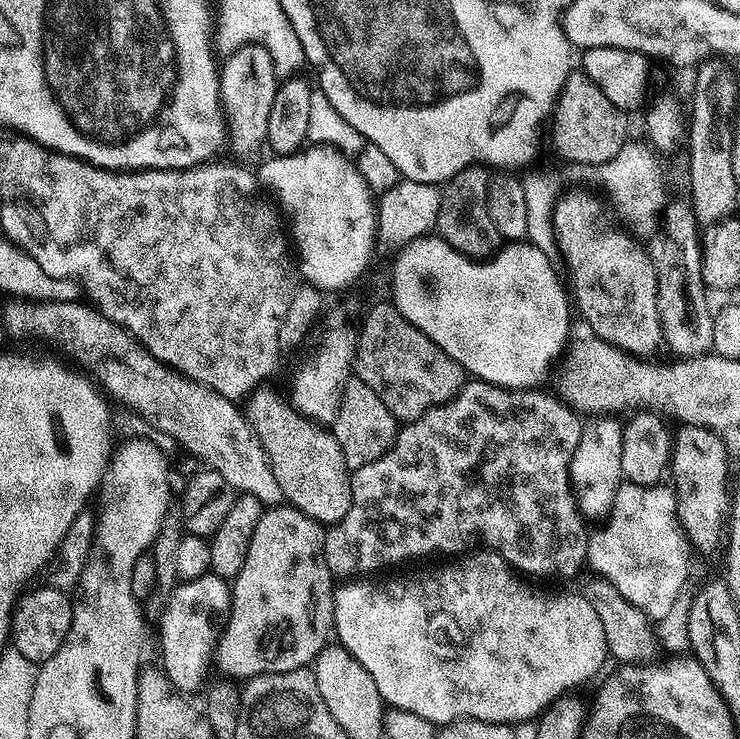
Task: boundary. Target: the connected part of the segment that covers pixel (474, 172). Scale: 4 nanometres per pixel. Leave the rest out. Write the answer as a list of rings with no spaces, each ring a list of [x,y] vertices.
[[[472,164],[466,170],[454,174],[454,178],[447,180],[439,189],[441,205],[438,207],[435,235],[440,235],[447,247],[477,262],[495,256],[502,247],[502,237],[498,230],[494,230],[494,222],[490,222],[490,214],[486,210],[489,175],[487,167]]]

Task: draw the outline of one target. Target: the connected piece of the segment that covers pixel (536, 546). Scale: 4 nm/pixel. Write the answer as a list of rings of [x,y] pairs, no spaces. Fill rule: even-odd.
[[[472,378],[465,383],[453,400],[426,410],[426,414],[422,414],[416,420],[407,421],[397,431],[392,449],[385,456],[370,462],[370,466],[362,466],[351,473],[352,501],[350,510],[346,510],[346,518],[331,525],[324,533],[325,568],[336,578],[364,578],[367,577],[364,576],[367,572],[376,572],[379,568],[392,568],[395,564],[404,564],[407,560],[418,559],[419,556],[432,556],[435,552],[441,552],[442,555],[448,556],[444,558],[452,558],[460,553],[468,554],[473,550],[484,549],[496,552],[517,573],[527,574],[529,577],[572,576],[580,567],[583,569],[588,559],[590,532],[589,529],[584,529],[585,517],[580,515],[580,509],[576,507],[570,469],[574,450],[578,450],[578,442],[582,438],[585,425],[580,424],[581,417],[569,408],[559,395],[553,394],[551,391],[549,391],[550,393],[540,391],[544,390],[499,388],[497,384],[488,384],[484,380]]]

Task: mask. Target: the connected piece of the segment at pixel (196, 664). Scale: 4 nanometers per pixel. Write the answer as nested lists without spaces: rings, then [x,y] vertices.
[[[206,575],[202,578],[185,580],[177,583],[172,595],[167,598],[160,616],[160,656],[164,672],[172,687],[181,694],[196,692],[209,679],[208,667],[211,669],[216,655],[216,643],[220,641],[220,633],[228,624],[228,615],[232,609],[232,589],[229,581],[221,576]]]

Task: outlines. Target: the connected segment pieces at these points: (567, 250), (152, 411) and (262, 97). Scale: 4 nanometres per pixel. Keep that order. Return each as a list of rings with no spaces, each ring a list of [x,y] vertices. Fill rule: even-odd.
[[[572,192],[569,196],[564,196],[555,201],[554,211],[552,214],[552,224],[556,230],[556,242],[559,251],[564,251],[564,256],[568,259],[568,274],[572,278],[572,290],[576,294],[576,306],[574,302],[574,308],[580,311],[580,316],[582,319],[588,323],[588,328],[593,337],[597,340],[605,340],[610,342],[612,345],[616,345],[623,349],[625,352],[631,352],[632,355],[644,356],[647,355],[648,351],[651,350],[652,344],[660,344],[662,337],[660,335],[660,315],[658,314],[658,304],[657,304],[657,286],[656,286],[656,265],[654,263],[653,257],[651,255],[647,256],[638,245],[635,244],[637,241],[633,239],[627,231],[624,232],[604,232],[604,228],[600,225],[600,218],[596,210],[596,204],[594,201],[590,200],[582,192]]]
[[[12,298],[9,301],[4,308],[4,328],[14,339],[37,340],[38,343],[61,352],[61,354],[56,353],[61,357],[69,356],[73,360],[71,363],[77,369],[87,373],[113,401],[116,399],[118,403],[124,404],[120,406],[127,411],[140,416],[152,432],[153,430],[161,432],[162,435],[169,436],[174,443],[181,444],[190,455],[197,456],[204,463],[201,465],[222,474],[222,478],[226,478],[228,485],[236,489],[237,493],[258,498],[258,502],[262,502],[265,506],[276,506],[284,500],[282,486],[278,486],[277,480],[274,479],[274,470],[248,424],[247,415],[241,409],[239,412],[236,409],[239,407],[233,401],[222,398],[222,394],[218,394],[213,388],[199,384],[197,380],[182,375],[175,368],[169,368],[167,364],[154,358],[125,328],[118,326],[110,318],[106,318],[106,314],[102,314],[99,308],[83,299],[22,300]]]
[[[247,44],[239,50],[231,53],[223,61],[219,69],[220,74],[220,106],[224,114],[226,125],[226,144],[236,156],[252,156],[261,147],[265,147],[268,135],[266,134],[266,122],[270,122],[270,106],[274,103],[274,94],[278,87],[278,77],[274,70],[274,62],[270,54],[260,44]]]

